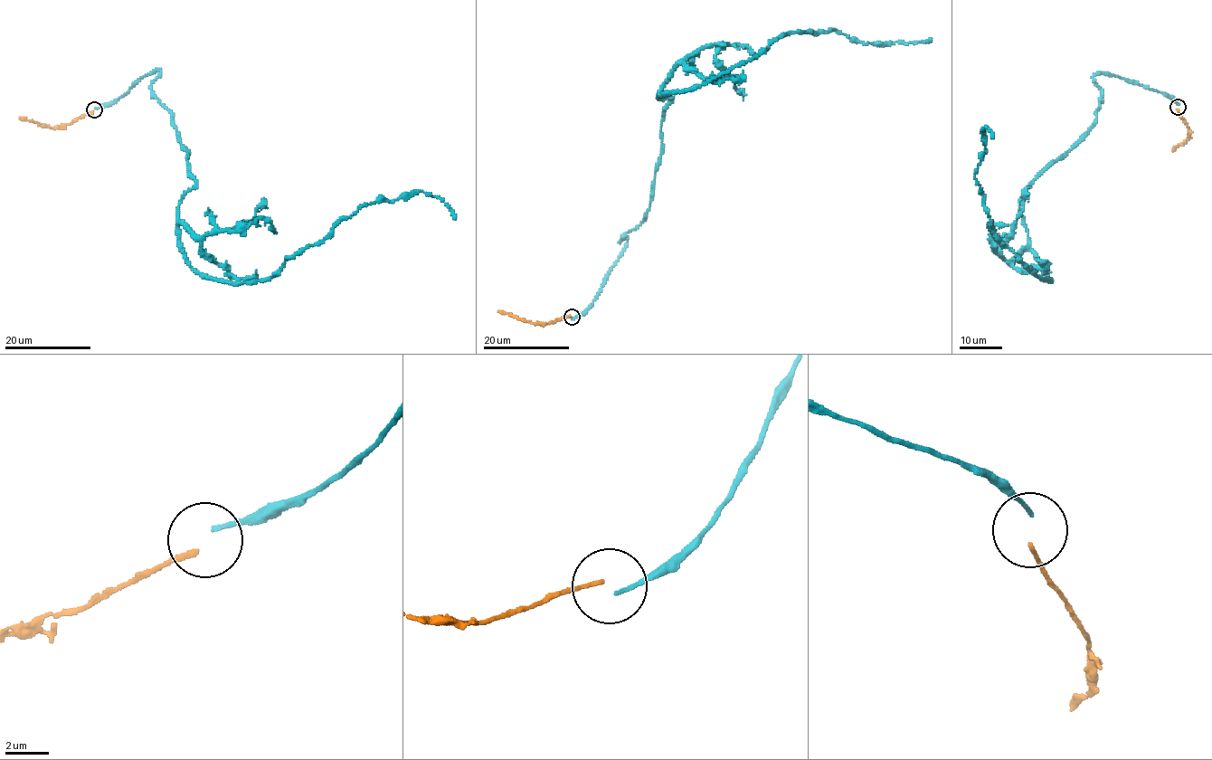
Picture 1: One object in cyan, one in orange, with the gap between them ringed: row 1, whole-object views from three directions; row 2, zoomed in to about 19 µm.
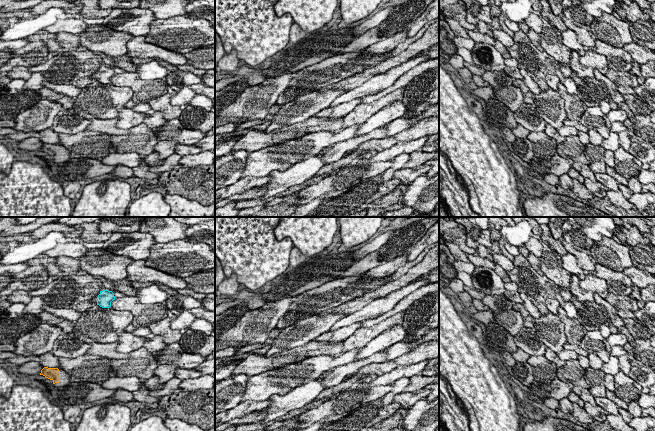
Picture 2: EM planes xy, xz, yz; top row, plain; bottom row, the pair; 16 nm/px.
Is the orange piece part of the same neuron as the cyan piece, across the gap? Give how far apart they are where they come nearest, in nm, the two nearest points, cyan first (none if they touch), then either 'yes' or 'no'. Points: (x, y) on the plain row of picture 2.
1200 nm apart; from cyan across xy (100, 82), (57, 144); no

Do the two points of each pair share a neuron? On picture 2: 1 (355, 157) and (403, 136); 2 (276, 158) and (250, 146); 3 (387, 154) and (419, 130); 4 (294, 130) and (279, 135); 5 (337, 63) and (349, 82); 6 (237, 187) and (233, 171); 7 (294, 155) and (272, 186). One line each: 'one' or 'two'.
1: two
2: two
3: two
4: one
5: two
6: two
7: two

